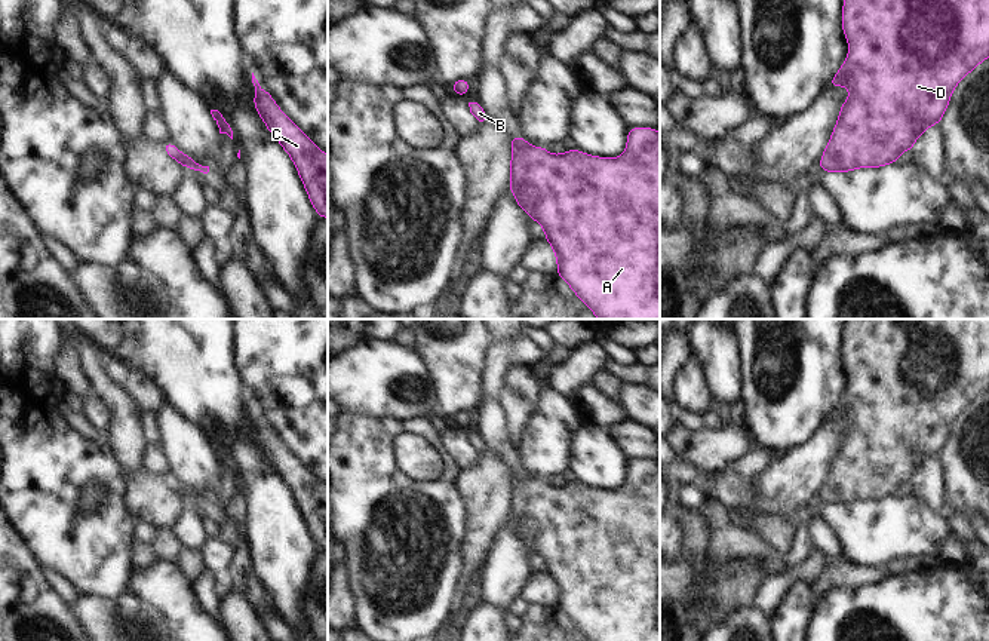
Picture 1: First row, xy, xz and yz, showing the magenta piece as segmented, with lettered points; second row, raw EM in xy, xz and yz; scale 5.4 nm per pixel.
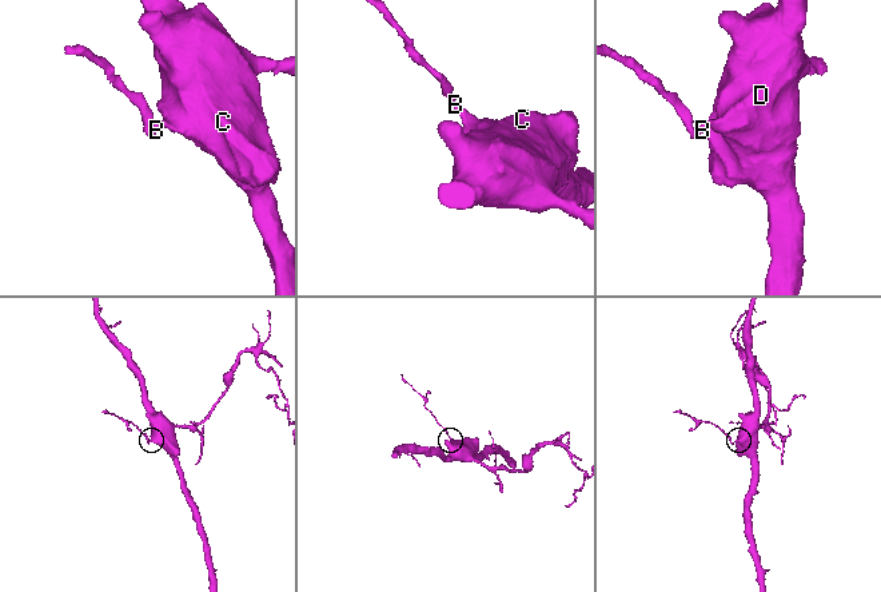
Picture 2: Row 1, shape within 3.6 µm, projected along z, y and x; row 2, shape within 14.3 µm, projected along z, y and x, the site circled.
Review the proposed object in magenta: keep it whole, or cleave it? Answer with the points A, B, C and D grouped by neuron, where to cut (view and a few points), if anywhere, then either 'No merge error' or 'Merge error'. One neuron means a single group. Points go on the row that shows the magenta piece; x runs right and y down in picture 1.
Groups: A C D / B. Split along xz (530, 146), (515, 149). Merge error

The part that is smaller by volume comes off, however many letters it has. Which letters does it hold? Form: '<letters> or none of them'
B

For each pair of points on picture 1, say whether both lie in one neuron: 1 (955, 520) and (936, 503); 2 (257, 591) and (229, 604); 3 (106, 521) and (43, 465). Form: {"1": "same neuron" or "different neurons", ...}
{"1": "different neurons", "2": "different neurons", "3": "same neuron"}

